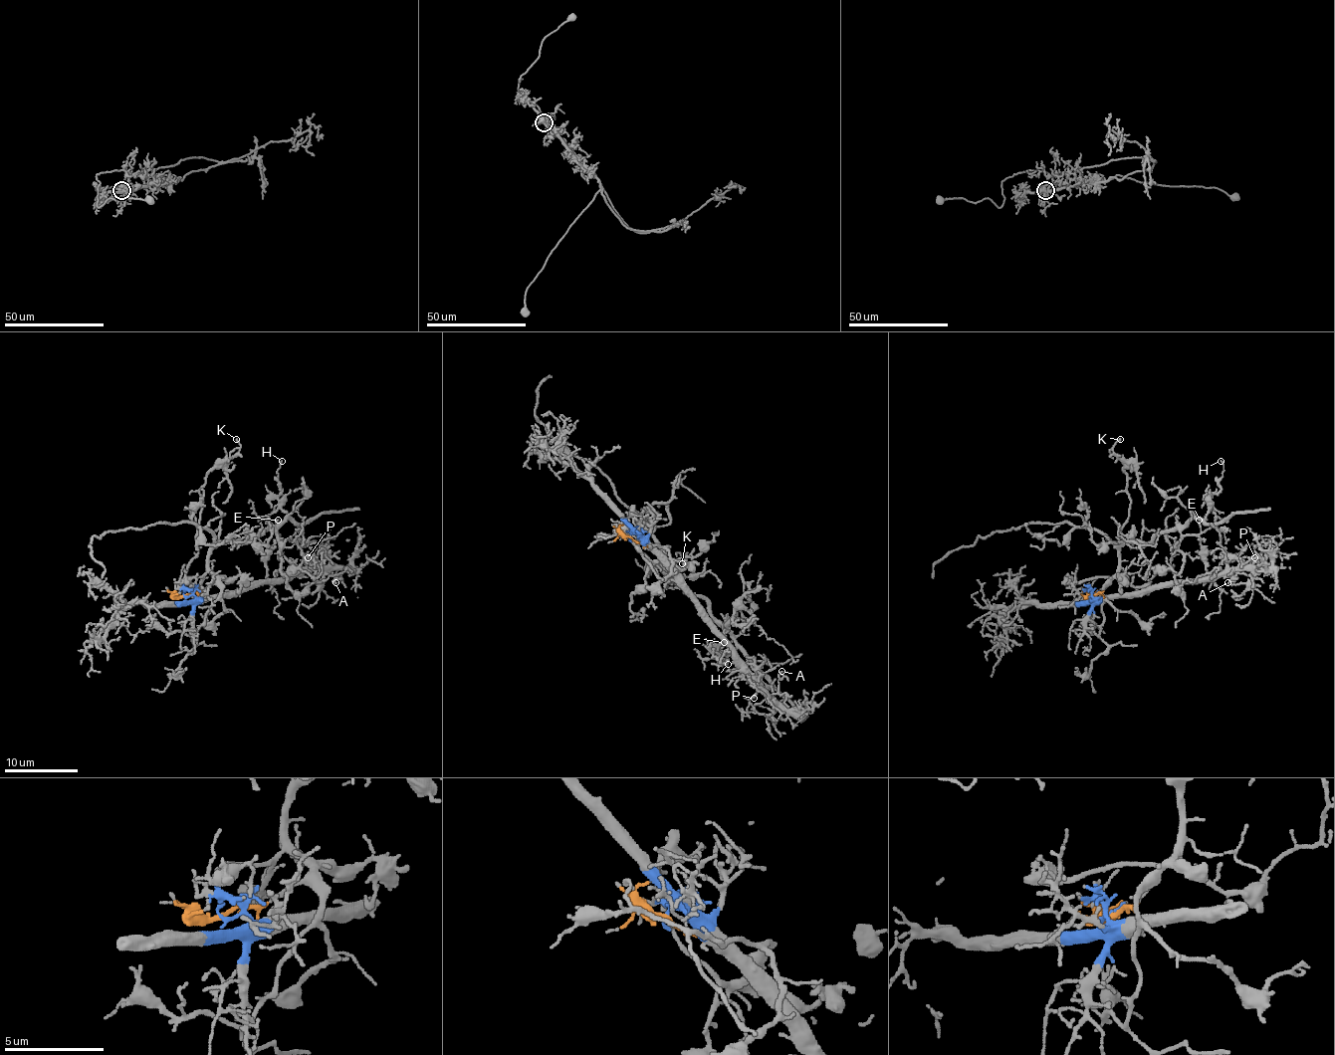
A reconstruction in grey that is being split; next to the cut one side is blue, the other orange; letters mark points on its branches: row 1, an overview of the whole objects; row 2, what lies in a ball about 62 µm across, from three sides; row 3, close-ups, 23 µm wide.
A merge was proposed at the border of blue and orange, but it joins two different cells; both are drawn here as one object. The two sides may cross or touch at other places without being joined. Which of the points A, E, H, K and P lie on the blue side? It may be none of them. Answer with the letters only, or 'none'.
A, P

